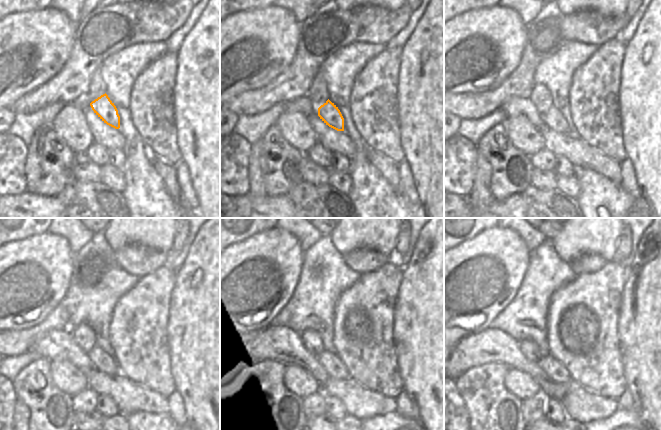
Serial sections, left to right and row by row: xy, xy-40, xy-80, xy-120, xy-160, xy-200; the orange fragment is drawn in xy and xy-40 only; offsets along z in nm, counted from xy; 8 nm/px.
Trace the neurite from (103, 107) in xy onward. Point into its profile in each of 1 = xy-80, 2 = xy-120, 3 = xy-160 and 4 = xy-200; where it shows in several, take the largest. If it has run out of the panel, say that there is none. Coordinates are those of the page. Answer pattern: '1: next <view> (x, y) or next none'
1: next xy-80 (553, 119)
2: next xy-120 (105, 362)
3: next xy-160 (330, 362)
4: next xy-200 (554, 369)

